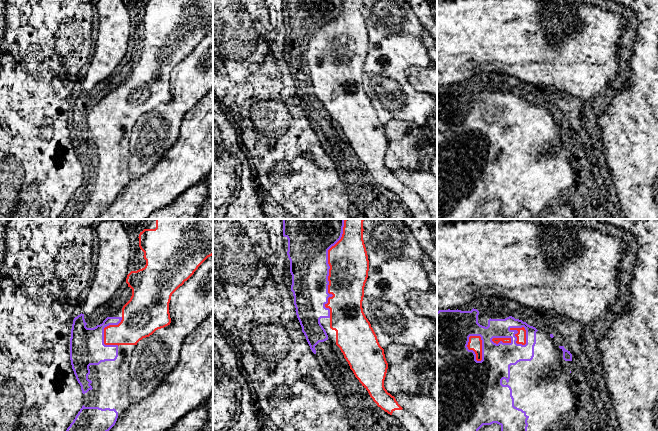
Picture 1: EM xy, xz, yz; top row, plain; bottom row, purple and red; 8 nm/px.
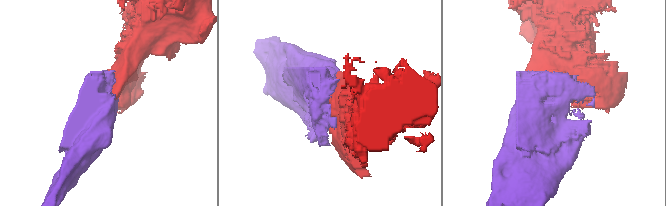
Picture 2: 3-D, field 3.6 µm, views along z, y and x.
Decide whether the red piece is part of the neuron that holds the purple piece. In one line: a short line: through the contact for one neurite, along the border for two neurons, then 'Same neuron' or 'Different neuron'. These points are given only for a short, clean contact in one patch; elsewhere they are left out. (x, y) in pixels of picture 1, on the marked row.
Same neuron

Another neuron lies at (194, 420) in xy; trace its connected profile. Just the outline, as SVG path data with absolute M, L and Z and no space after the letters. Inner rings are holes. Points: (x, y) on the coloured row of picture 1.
M200 405L181 417L166 431L201 431L208 418L204 405Z

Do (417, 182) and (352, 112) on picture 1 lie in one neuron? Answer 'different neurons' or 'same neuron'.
different neurons

